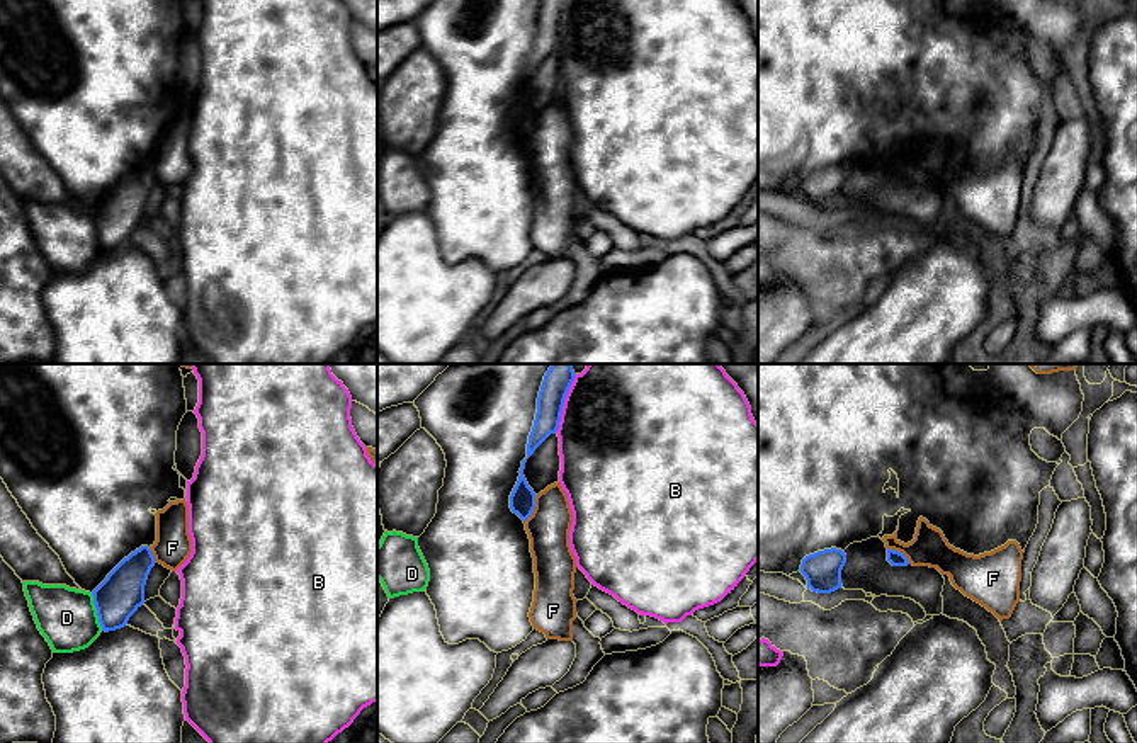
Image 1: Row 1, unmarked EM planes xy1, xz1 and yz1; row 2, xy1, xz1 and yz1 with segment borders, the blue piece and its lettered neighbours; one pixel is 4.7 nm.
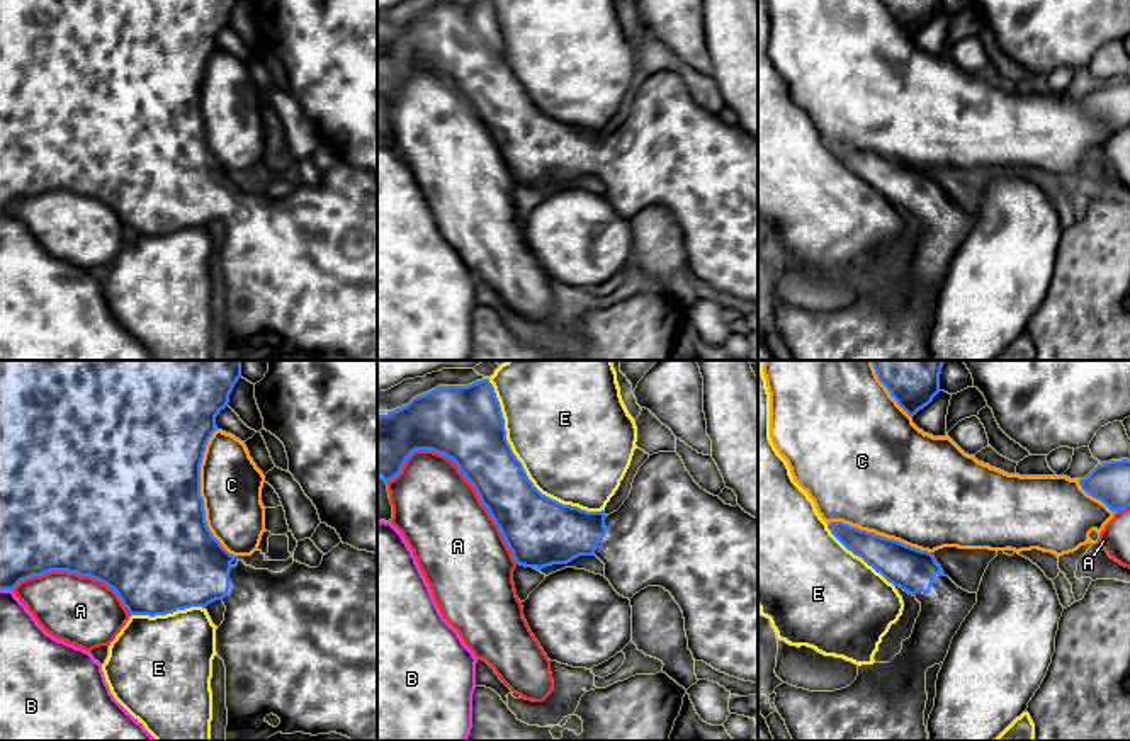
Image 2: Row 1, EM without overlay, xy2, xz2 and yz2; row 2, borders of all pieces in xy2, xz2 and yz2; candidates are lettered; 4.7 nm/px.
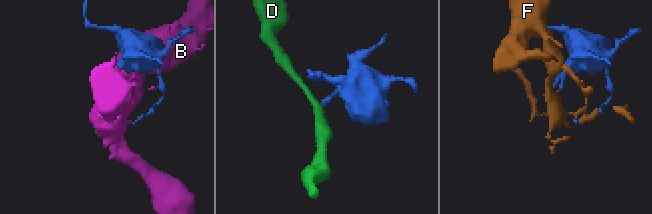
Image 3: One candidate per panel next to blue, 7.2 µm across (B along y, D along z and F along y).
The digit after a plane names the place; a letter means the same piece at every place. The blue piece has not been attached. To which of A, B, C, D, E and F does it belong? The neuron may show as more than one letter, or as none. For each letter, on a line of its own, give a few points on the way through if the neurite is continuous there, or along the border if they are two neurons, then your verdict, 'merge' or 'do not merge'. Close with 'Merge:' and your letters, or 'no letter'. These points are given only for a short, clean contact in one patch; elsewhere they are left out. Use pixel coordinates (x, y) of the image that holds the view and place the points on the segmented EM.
A: do not merge
B: do not merge
C: do not merge
D: border xy1 (90, 594), (102, 629); do not merge
E: do not merge
F: border xz1 (537, 495), (536, 507), (524, 522); do not merge
Merge: no letter

